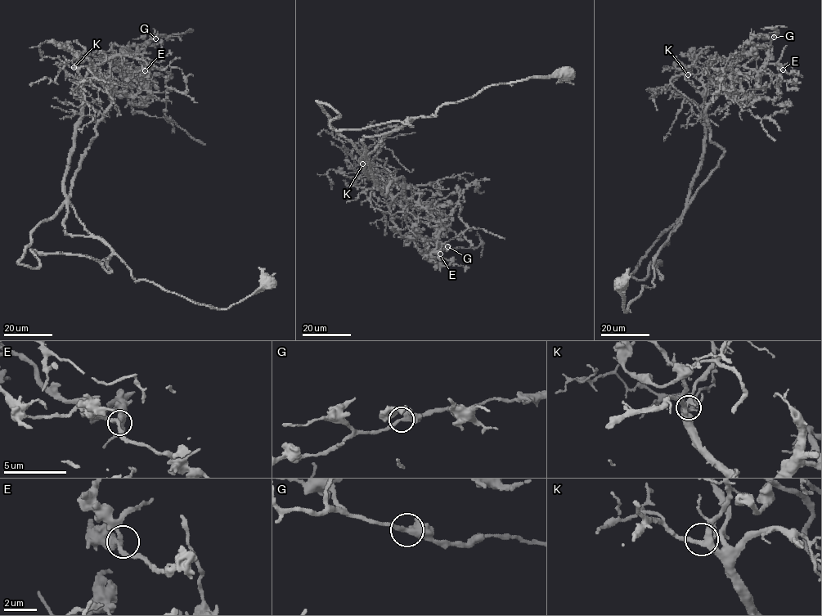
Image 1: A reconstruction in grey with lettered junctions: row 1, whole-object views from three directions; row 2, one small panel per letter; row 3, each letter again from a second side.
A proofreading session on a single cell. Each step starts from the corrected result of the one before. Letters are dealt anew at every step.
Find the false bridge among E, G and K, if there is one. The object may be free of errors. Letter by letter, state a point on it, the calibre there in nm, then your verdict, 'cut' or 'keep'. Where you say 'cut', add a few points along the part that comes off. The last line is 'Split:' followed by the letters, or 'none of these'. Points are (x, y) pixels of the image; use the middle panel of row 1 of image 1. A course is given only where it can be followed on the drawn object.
E: (440, 254) | 280 nm | keep
G: (447, 246) | 320 nm | keep
K: (362, 164) | 340 nm | keep
Split: none of these

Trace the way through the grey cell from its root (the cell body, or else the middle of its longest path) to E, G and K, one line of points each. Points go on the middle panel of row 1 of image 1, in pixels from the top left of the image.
E: (565, 74), (489, 85), (442, 104), (436, 116), (394, 129), (361, 159), (391, 196), (398, 231), (440, 254)
G: (565, 74), (442, 104), (366, 156), (384, 195), (403, 178), (401, 204), (420, 221), (415, 234), (447, 246)
K: (565, 74), (489, 85), (442, 104), (436, 116), (415, 117), (394, 129), (361, 159), (374, 177), (362, 164)

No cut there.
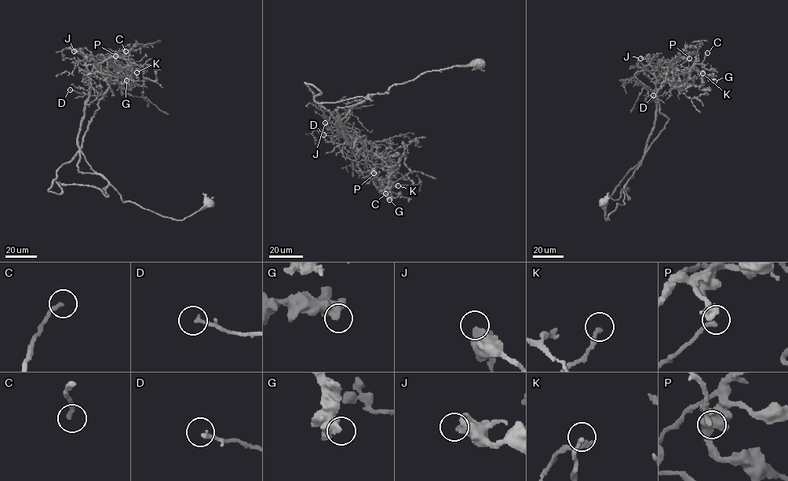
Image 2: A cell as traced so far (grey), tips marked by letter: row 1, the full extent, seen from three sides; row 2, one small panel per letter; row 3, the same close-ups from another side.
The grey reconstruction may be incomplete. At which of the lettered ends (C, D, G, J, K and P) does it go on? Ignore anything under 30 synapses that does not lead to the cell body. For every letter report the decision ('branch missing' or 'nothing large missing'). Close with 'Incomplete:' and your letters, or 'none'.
C: nothing large missing
D: nothing large missing
G: nothing large missing
J: nothing large missing
K: nothing large missing
P: nothing large missing
Incomplete: none

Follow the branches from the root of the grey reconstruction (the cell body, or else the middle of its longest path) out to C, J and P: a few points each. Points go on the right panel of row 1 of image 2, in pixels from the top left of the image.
C: (603, 203), (606, 220), (625, 203), (624, 188), (654, 126), (655, 80), (694, 64), (705, 67), (707, 53)
J: (603, 203), (606, 220), (625, 203), (624, 188), (654, 126), (658, 71), (640, 58)
P: (603, 203), (606, 220), (625, 203), (625, 185), (644, 155), (659, 62), (680, 65), (689, 58)

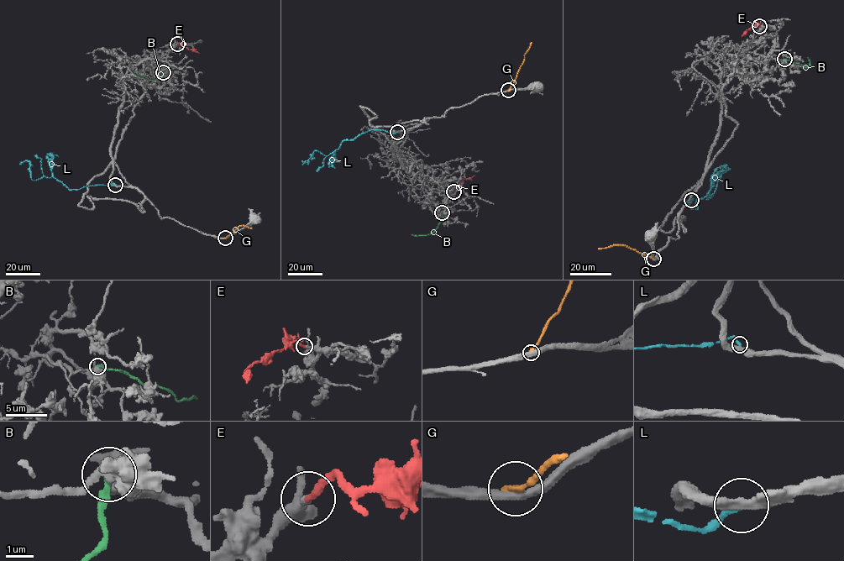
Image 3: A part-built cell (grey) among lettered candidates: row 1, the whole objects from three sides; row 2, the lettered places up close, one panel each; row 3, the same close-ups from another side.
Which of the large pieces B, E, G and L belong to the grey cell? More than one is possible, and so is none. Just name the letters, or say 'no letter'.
E

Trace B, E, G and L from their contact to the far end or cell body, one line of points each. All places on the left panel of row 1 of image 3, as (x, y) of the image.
B: (163, 72), (154, 80), (140, 77), (131, 70)
E: (177, 44), (199, 53)
G: (225, 238), (240, 225), (252, 228)
L: (115, 185), (89, 185), (69, 190), (52, 176), (33, 180), (29, 162), (25, 160), (19, 164)

